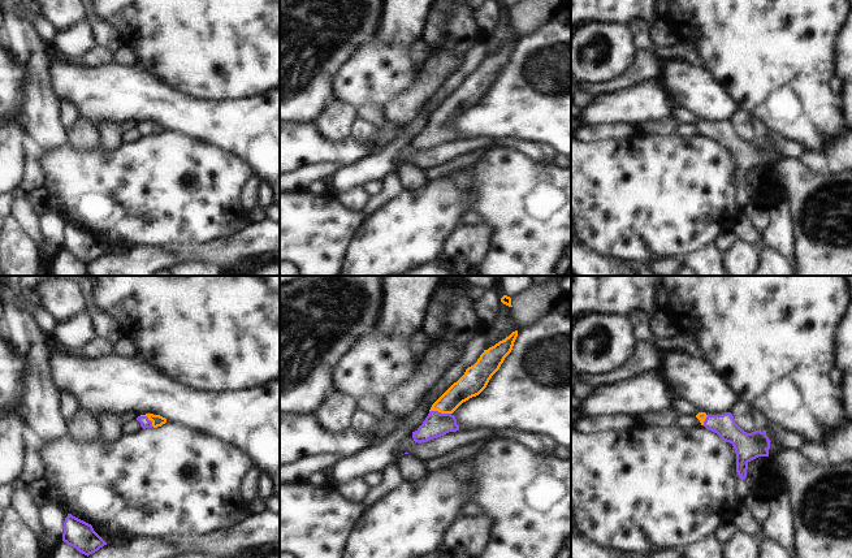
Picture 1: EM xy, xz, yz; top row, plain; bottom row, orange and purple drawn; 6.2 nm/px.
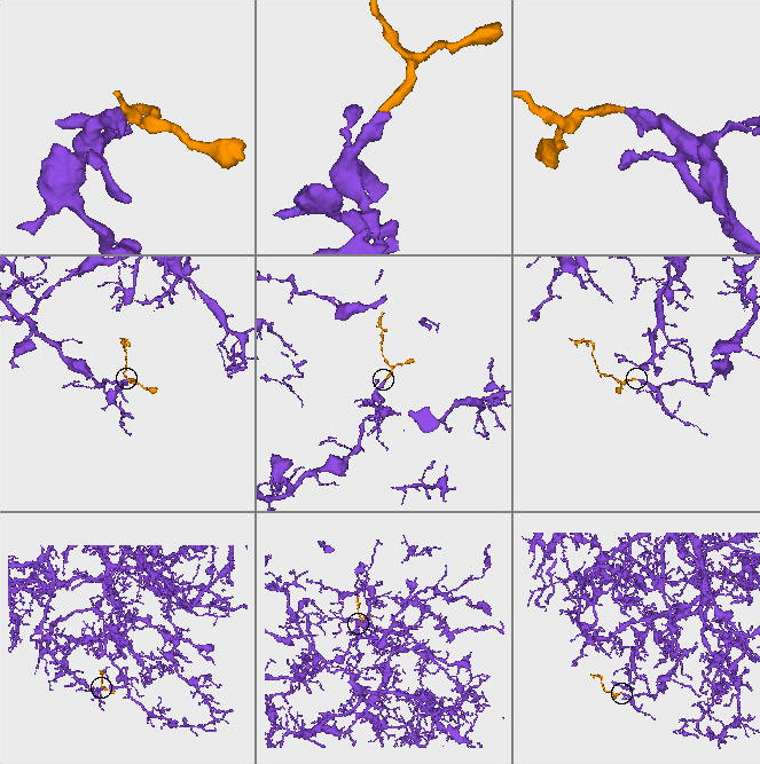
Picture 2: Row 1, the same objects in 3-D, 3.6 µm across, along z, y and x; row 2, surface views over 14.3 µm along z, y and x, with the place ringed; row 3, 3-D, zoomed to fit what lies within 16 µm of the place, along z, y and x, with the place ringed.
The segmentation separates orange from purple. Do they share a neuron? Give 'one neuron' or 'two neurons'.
one neuron

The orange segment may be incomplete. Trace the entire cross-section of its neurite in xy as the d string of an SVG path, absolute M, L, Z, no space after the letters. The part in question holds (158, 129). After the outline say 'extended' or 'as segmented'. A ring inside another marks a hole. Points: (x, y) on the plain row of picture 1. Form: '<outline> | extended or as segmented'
M146 122L137 126L143 138L146 137L157 137L166 131L166 127L160 124Z | extended

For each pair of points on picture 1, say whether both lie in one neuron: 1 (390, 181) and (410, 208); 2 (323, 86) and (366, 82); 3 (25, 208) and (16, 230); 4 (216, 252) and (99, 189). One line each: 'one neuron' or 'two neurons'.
1: two neurons
2: two neurons
3: two neurons
4: two neurons

